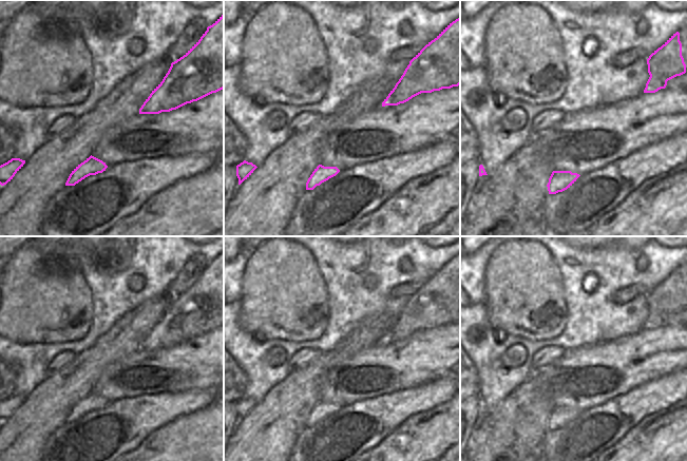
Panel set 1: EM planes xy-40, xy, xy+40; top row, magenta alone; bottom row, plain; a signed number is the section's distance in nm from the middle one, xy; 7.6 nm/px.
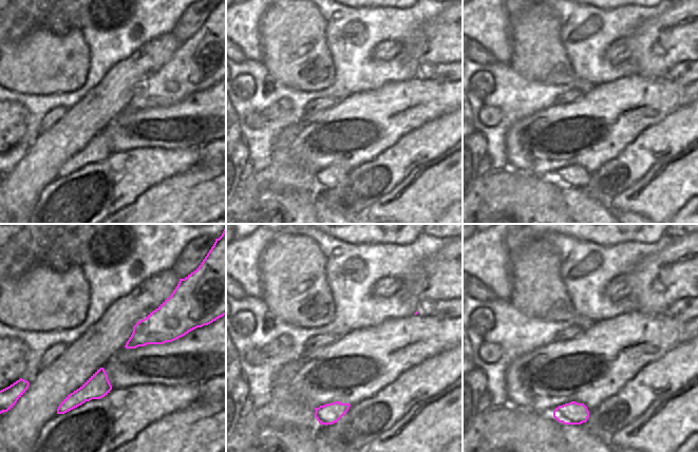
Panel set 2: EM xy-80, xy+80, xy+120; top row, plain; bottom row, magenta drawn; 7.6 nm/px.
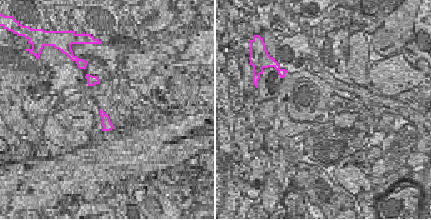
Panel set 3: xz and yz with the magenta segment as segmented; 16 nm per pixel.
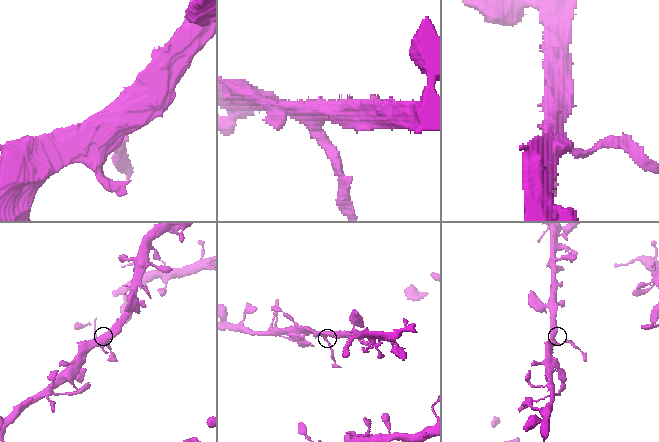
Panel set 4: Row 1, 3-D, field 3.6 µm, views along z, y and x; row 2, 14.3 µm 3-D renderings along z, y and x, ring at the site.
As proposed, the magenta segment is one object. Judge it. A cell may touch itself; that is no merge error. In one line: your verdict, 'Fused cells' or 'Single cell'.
Fused cells.

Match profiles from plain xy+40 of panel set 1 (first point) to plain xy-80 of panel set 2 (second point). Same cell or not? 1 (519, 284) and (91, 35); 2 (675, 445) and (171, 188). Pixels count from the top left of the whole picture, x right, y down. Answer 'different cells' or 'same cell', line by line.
1: different cells
2: same cell

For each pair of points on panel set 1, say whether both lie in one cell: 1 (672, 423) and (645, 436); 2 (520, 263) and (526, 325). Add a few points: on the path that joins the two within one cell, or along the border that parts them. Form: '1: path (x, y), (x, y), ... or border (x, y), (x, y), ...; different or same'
1: path (666, 429), (660, 436), (651, 436); same
2: path (521, 279), (523, 296), (527, 301), (526, 309); same

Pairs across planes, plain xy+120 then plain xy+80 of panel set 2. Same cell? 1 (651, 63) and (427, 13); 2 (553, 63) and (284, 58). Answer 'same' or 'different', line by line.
1: different
2: same

